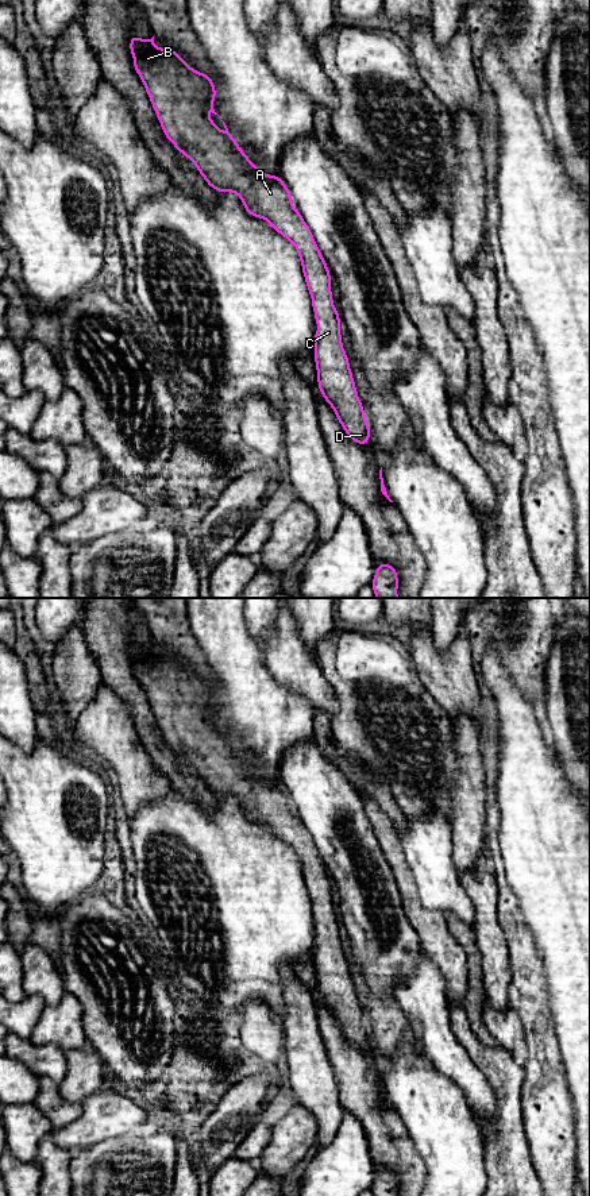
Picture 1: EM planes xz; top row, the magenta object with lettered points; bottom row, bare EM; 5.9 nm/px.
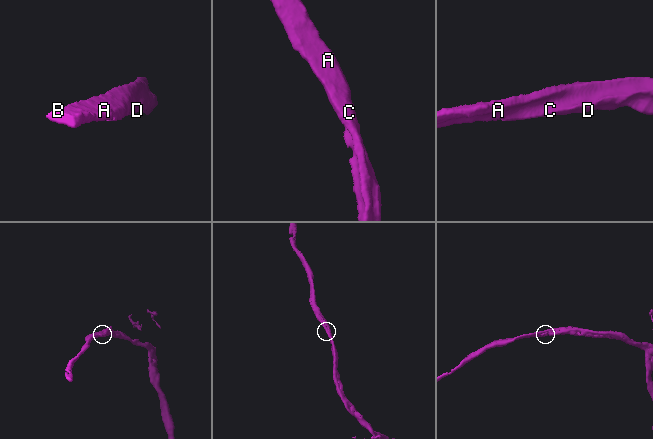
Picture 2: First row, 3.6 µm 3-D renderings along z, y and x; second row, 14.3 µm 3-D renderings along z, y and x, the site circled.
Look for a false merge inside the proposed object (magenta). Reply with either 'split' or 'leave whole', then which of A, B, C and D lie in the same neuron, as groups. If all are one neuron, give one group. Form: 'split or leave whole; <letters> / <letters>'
leave whole; A B C D

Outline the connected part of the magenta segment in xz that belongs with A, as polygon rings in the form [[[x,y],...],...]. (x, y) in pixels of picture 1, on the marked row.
[[[135,34],[130,39],[130,51],[134,57],[135,72],[142,78],[165,136],[181,154],[194,163],[196,169],[211,188],[216,192],[236,193],[250,216],[267,220],[279,235],[290,240],[296,247],[301,259],[304,278],[312,297],[316,325],[319,327],[315,332],[313,352],[319,390],[324,400],[332,406],[344,432],[355,443],[366,445],[371,431],[365,417],[363,404],[358,397],[347,354],[343,348],[339,327],[340,316],[333,306],[331,292],[331,273],[313,239],[312,231],[304,221],[298,209],[293,207],[293,198],[288,186],[281,177],[269,175],[250,162],[247,154],[240,150],[224,121],[225,131],[223,132],[216,127],[216,123],[207,116],[208,112],[217,115],[212,108],[212,103],[216,99],[215,82],[207,73],[192,69],[177,51],[157,47],[154,45],[154,36],[151,39],[139,39]]]

